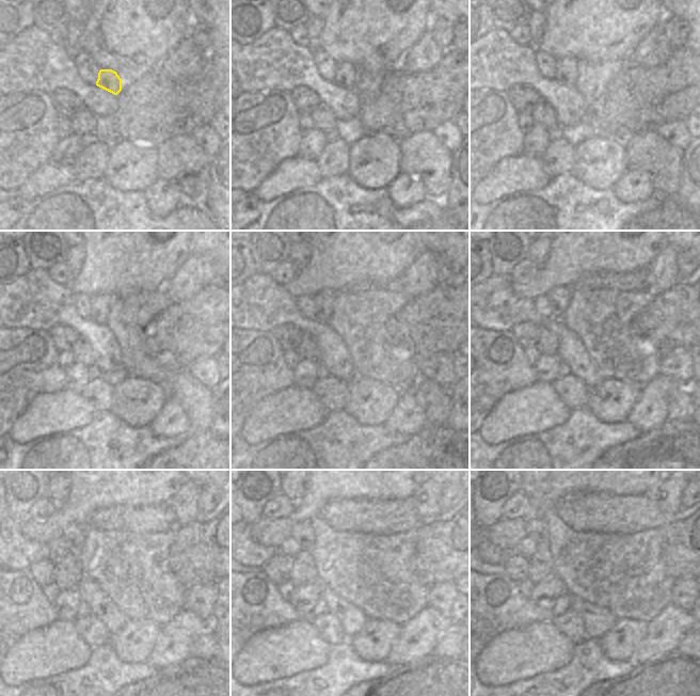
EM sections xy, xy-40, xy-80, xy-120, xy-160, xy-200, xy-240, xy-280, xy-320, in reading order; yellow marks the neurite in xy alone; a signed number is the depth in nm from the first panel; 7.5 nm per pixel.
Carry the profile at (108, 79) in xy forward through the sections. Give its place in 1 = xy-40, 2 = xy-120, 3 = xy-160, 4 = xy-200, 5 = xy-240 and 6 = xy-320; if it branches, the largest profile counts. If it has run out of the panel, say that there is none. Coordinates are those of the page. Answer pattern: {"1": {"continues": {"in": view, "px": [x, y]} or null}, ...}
{"1": {"continues": {"in": "xy-40", "px": [347, 76]}}, "2": {"continues": {"in": "xy-120", "px": [100, 304]}}, "3": {"continues": {"in": "xy-160", "px": [324, 299]}}, "4": {"continues": {"in": "xy-200", "px": [558, 298]}}, "5": {"continues": {"in": "xy-240", "px": [74, 535]}}, "6": {"continues": {"in": "xy-320", "px": [537, 528]}}}

